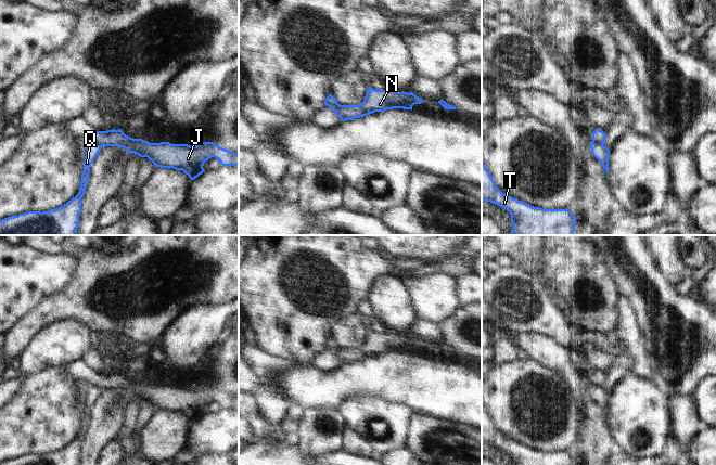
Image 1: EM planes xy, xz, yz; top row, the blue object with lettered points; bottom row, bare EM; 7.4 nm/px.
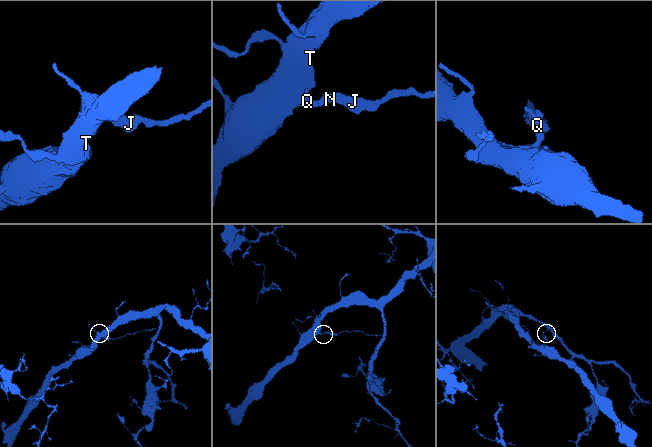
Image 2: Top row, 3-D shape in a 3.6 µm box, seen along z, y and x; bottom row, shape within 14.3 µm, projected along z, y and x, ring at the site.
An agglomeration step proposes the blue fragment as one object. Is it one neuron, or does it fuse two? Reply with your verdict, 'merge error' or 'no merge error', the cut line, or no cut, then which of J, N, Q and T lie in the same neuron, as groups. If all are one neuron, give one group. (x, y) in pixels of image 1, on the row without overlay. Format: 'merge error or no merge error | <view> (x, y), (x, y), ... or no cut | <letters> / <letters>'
merge error | yz (592, 383), (602, 387) | J N / Q T

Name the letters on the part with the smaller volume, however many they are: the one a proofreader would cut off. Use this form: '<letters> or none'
J, N

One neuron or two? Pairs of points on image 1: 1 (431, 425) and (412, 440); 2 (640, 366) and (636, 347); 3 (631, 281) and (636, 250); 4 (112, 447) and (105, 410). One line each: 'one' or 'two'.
1: one
2: one
3: one
4: two

